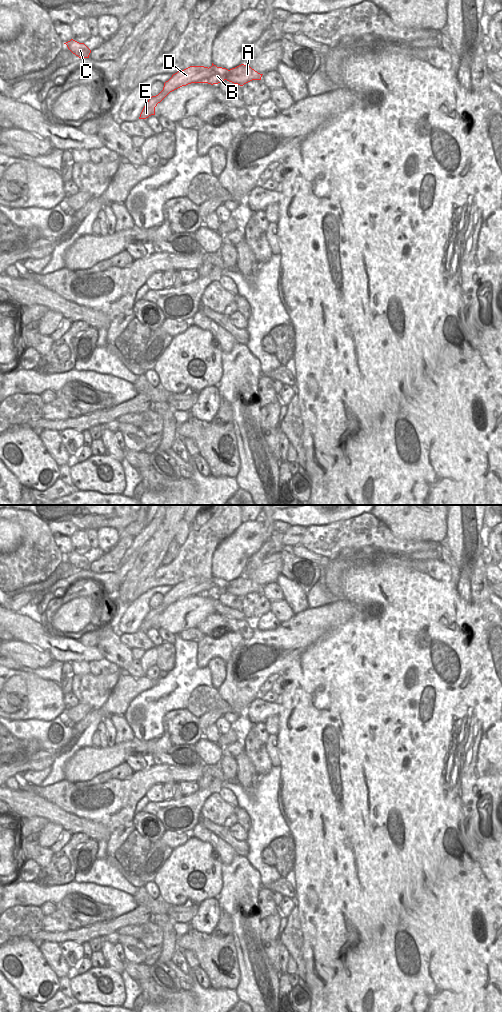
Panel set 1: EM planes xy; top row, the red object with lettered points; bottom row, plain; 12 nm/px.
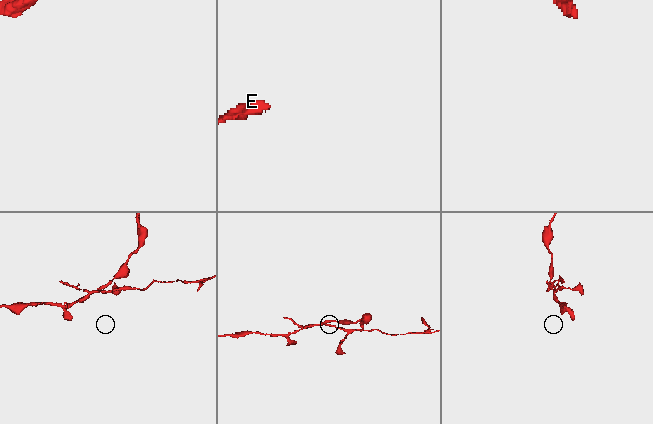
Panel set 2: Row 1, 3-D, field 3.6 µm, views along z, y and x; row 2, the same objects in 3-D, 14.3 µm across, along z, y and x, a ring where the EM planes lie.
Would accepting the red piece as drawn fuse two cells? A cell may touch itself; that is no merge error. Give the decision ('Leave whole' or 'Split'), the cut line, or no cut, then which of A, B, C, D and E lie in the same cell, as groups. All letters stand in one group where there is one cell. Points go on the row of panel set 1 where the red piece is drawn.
Split. Split along xy (216, 66), (198, 71), (197, 82). Groups: A B C / D E.

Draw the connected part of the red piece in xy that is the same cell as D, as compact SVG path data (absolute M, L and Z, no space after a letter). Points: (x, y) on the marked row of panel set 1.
M212 63L211 67L190 66L184 70L178 71L164 83L163 90L156 96L152 96L144 106L139 119L146 119L151 115L155 115L155 107L160 103L170 92L191 83L201 82L195 74L203 71L214 71L217 66Z

